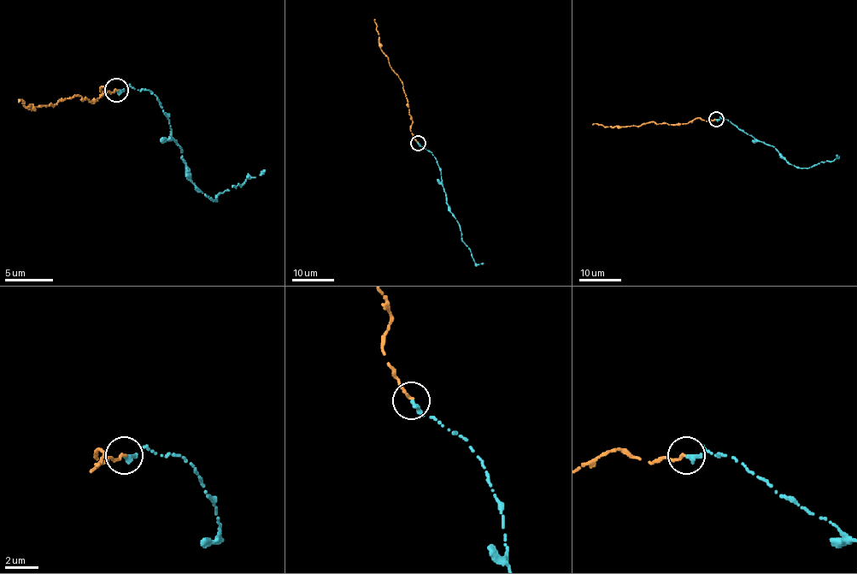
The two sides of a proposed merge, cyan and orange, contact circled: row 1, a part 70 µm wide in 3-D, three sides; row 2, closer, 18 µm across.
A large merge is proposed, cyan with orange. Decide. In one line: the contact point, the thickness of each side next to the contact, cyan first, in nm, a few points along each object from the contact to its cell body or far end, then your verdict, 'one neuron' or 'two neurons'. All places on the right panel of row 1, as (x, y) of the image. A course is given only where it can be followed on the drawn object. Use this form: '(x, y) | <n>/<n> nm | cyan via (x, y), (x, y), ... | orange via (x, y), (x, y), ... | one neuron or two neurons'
(716, 119) | 320/200 nm | cyan via (715, 119), (719, 117), (731, 122), (758, 140), (774, 146), (796, 168), (834, 160), (836, 158), (836, 155) | orange via (715, 119), (694, 119), (687, 123), (648, 122), (638, 127), (611, 127), (593, 124) | one neuron

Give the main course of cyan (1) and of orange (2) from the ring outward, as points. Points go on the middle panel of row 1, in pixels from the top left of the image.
1: (418, 142), (436, 158), (449, 210), (459, 223), (461, 239), (469, 249), (473, 261), (477, 263), (483, 263)
2: (418, 142), (410, 131), (413, 121), (403, 84), (381, 49), (374, 20)

